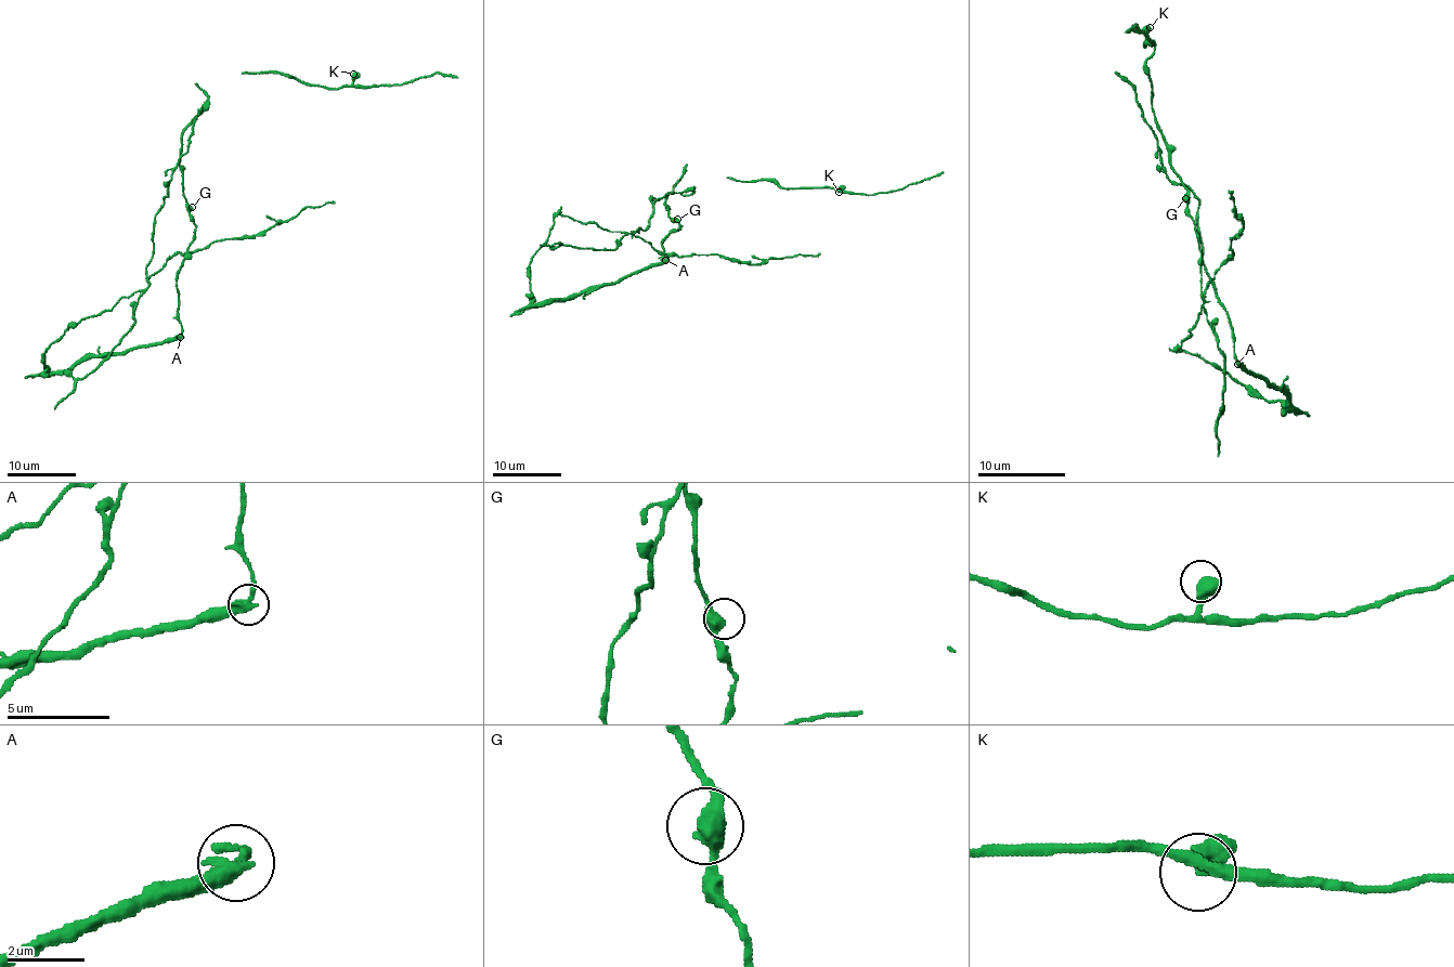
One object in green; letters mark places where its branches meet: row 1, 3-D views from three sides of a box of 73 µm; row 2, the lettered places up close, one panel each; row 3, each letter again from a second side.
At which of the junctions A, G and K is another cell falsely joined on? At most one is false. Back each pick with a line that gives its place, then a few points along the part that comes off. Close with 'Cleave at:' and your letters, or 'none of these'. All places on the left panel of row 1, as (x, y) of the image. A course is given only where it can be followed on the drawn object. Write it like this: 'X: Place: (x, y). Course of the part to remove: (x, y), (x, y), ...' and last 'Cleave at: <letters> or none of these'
A: Place: (180, 337). Course of the part to remove: (180, 337), (51, 373), (44, 366), (44, 351), (68, 327), (142, 291), (174, 255), (334, 204)
Cleave at: A

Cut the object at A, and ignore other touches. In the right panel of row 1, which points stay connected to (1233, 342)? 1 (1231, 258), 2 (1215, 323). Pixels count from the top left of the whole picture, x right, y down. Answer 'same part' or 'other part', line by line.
1: other part
2: other part

